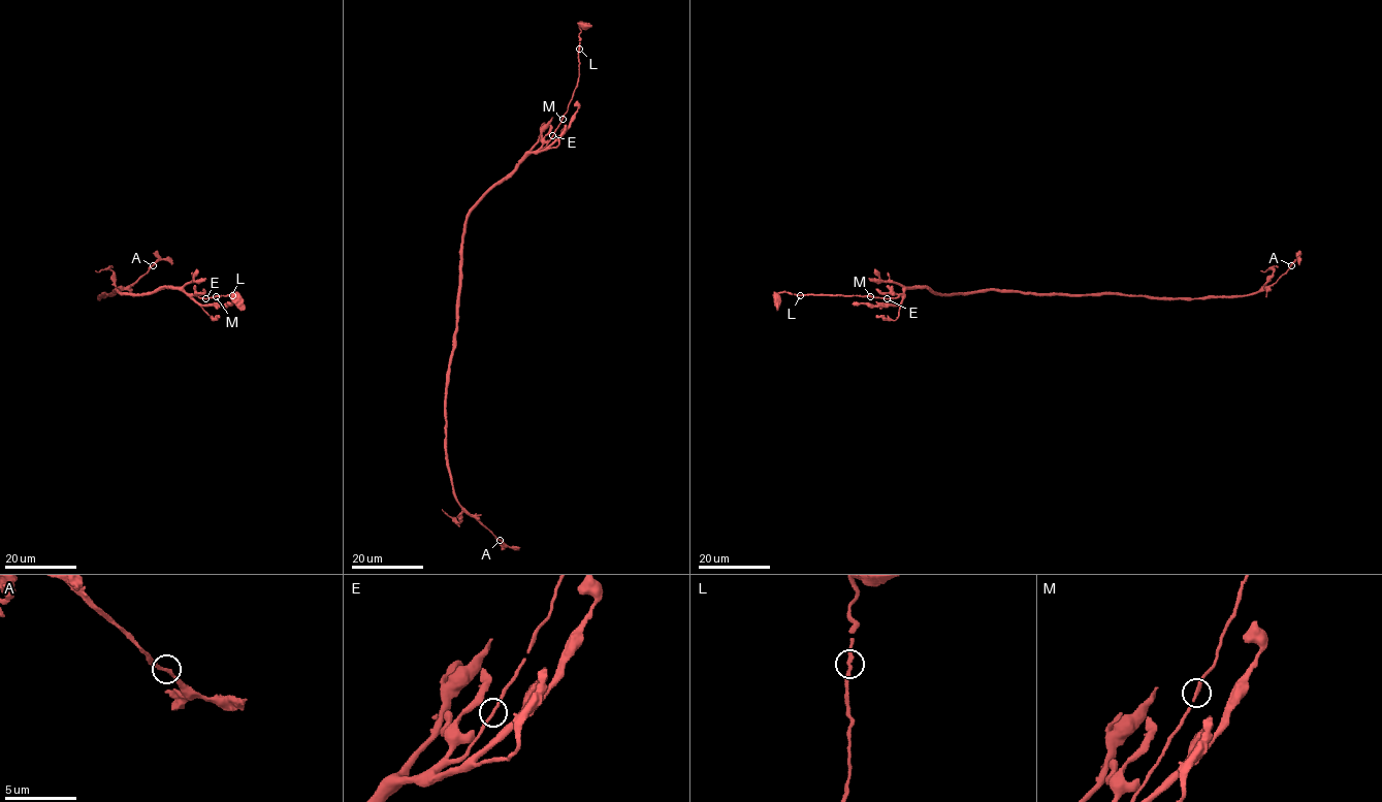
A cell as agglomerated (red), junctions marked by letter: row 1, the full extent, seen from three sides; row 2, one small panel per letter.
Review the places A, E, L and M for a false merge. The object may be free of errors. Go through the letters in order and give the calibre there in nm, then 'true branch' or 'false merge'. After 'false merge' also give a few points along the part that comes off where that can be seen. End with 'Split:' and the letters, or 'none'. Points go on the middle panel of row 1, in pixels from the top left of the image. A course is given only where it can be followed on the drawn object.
A: 220 nm thick; true branch
E: 200 nm thick; true branch
L: 240 nm thick; true branch
M: 280 nm thick; true branch
Split: none

